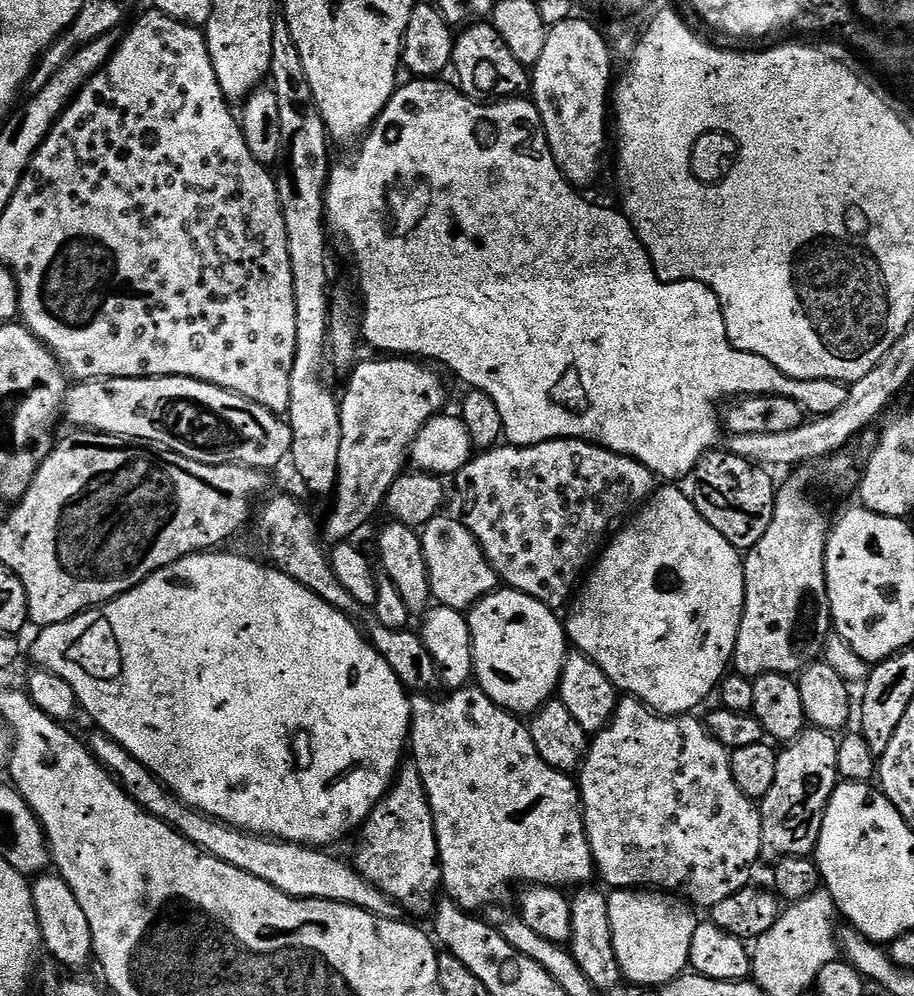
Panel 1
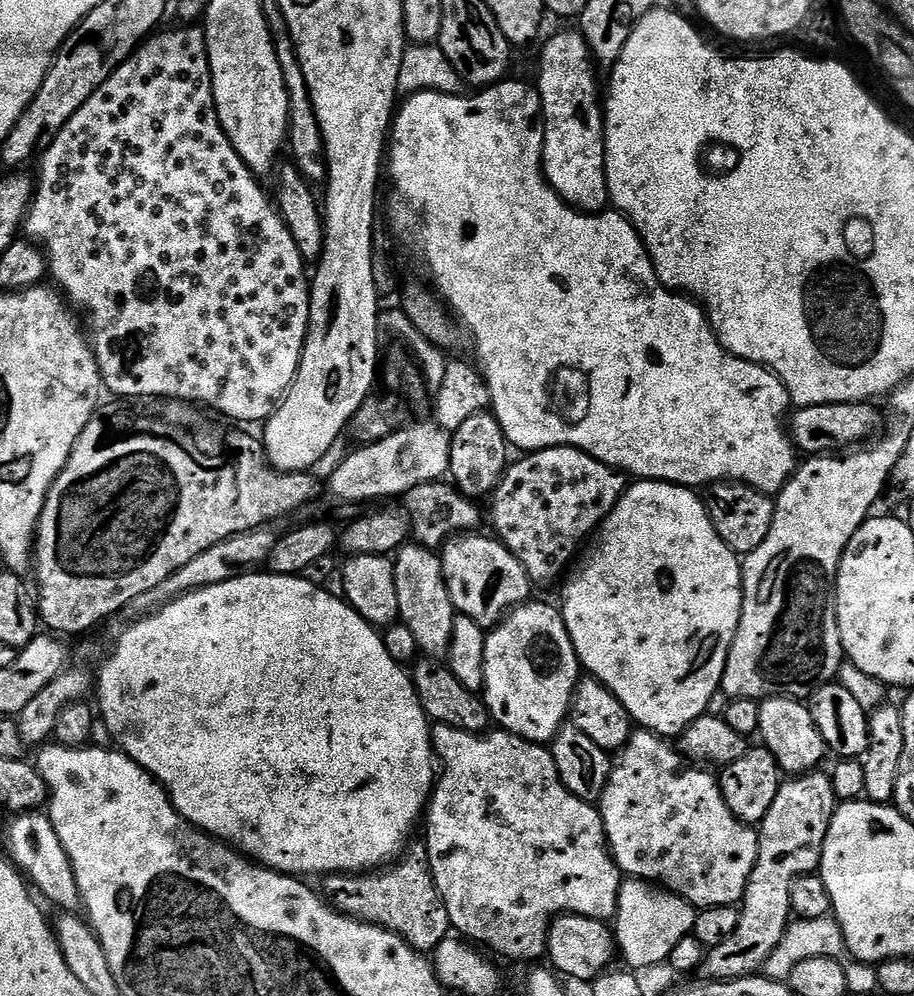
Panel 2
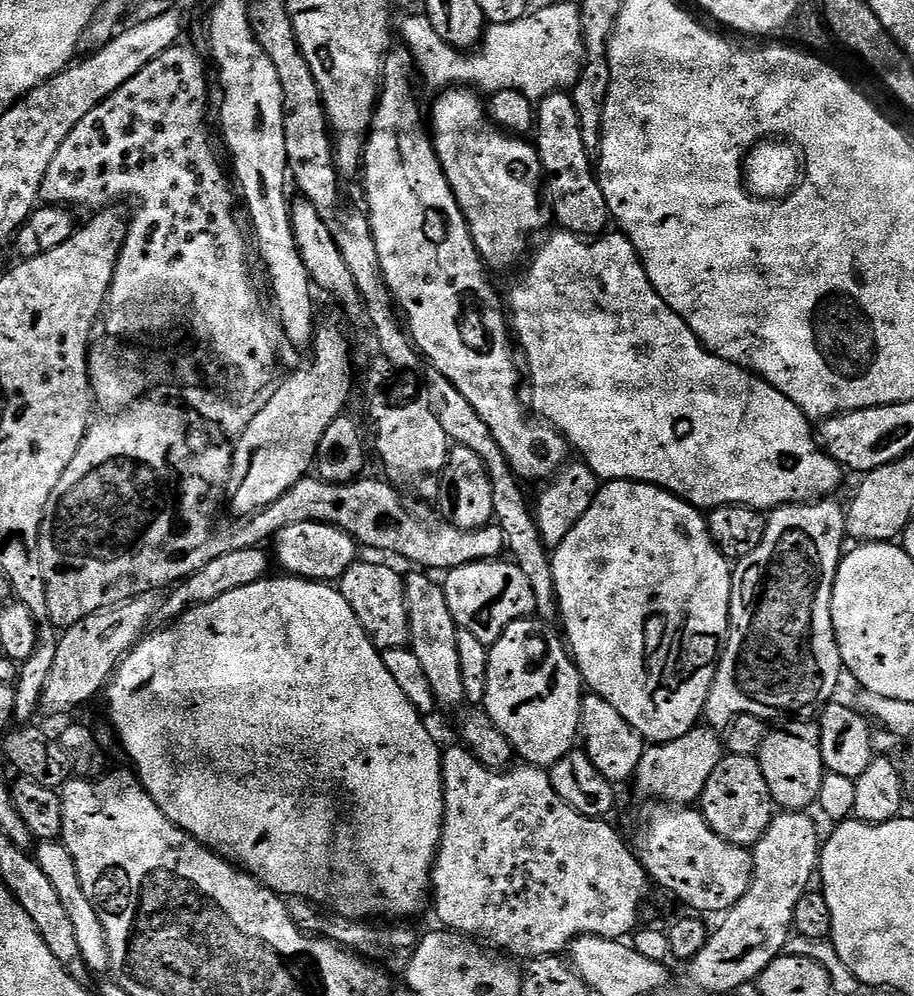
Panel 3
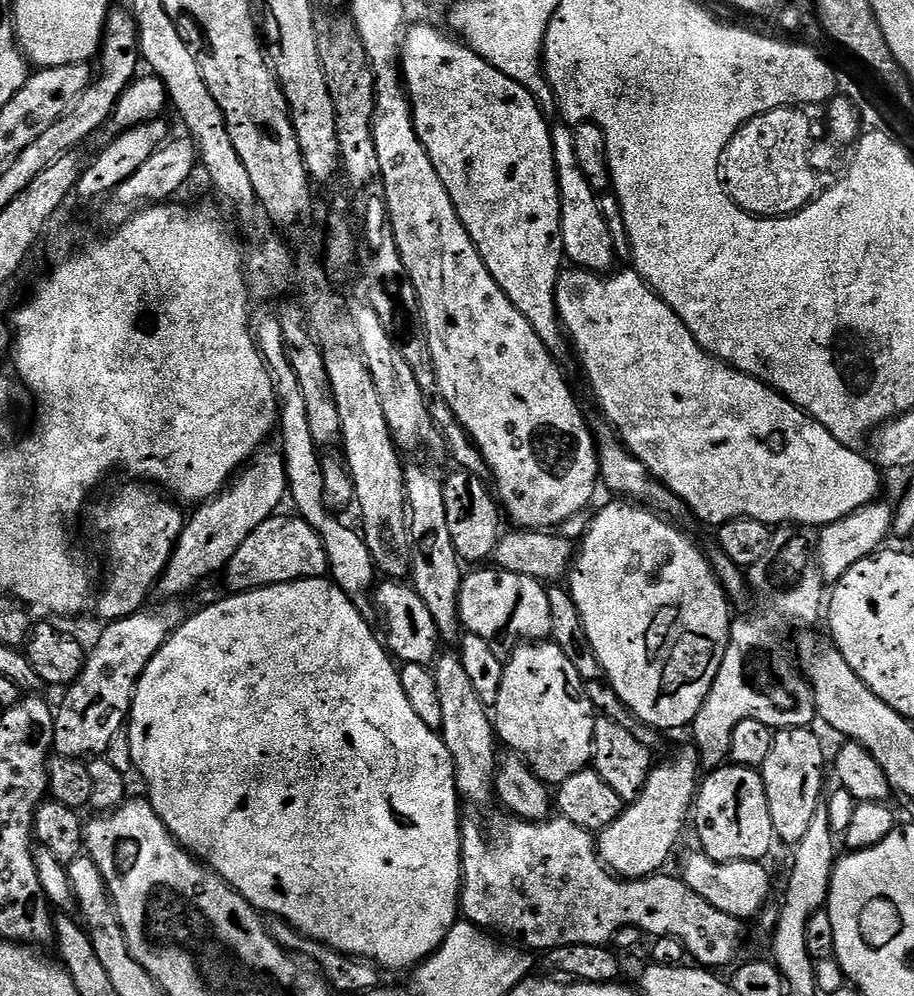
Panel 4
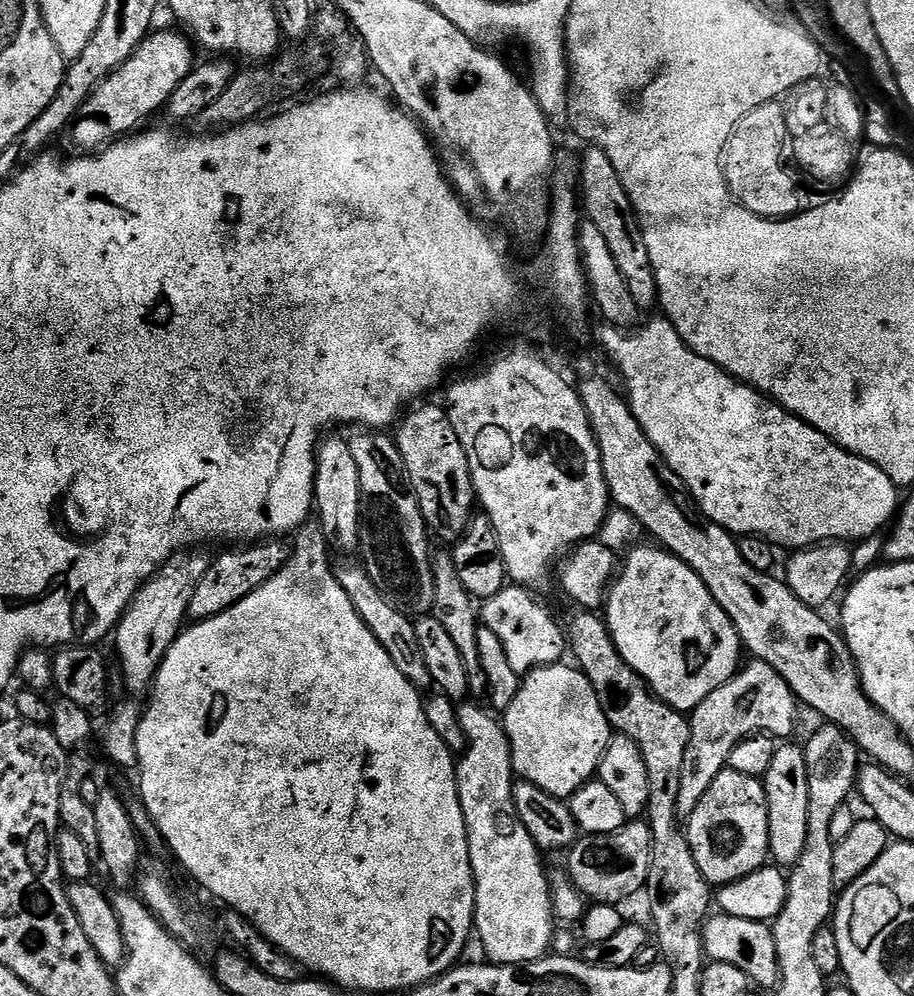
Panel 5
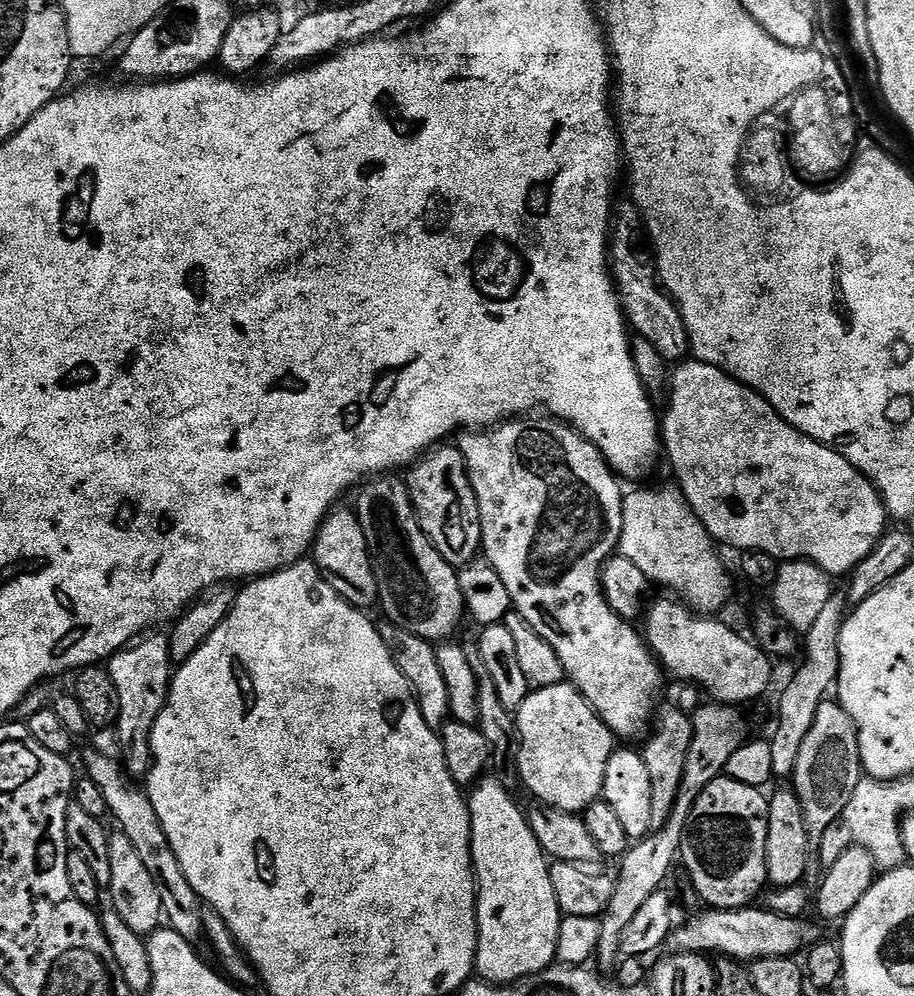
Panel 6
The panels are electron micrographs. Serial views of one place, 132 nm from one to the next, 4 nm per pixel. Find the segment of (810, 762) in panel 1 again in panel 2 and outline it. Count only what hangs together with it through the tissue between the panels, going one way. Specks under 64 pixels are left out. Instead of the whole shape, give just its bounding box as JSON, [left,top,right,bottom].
[702,770,838,980]

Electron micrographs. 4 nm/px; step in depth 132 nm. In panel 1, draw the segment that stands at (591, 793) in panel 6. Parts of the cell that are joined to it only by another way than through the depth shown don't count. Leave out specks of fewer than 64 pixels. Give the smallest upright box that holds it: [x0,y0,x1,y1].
[467,586,570,718]

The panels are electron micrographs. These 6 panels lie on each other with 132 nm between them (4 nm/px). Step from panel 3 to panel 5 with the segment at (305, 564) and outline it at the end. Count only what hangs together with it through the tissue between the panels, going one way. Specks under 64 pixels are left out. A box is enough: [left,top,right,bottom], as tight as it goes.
[187,538,290,622]

